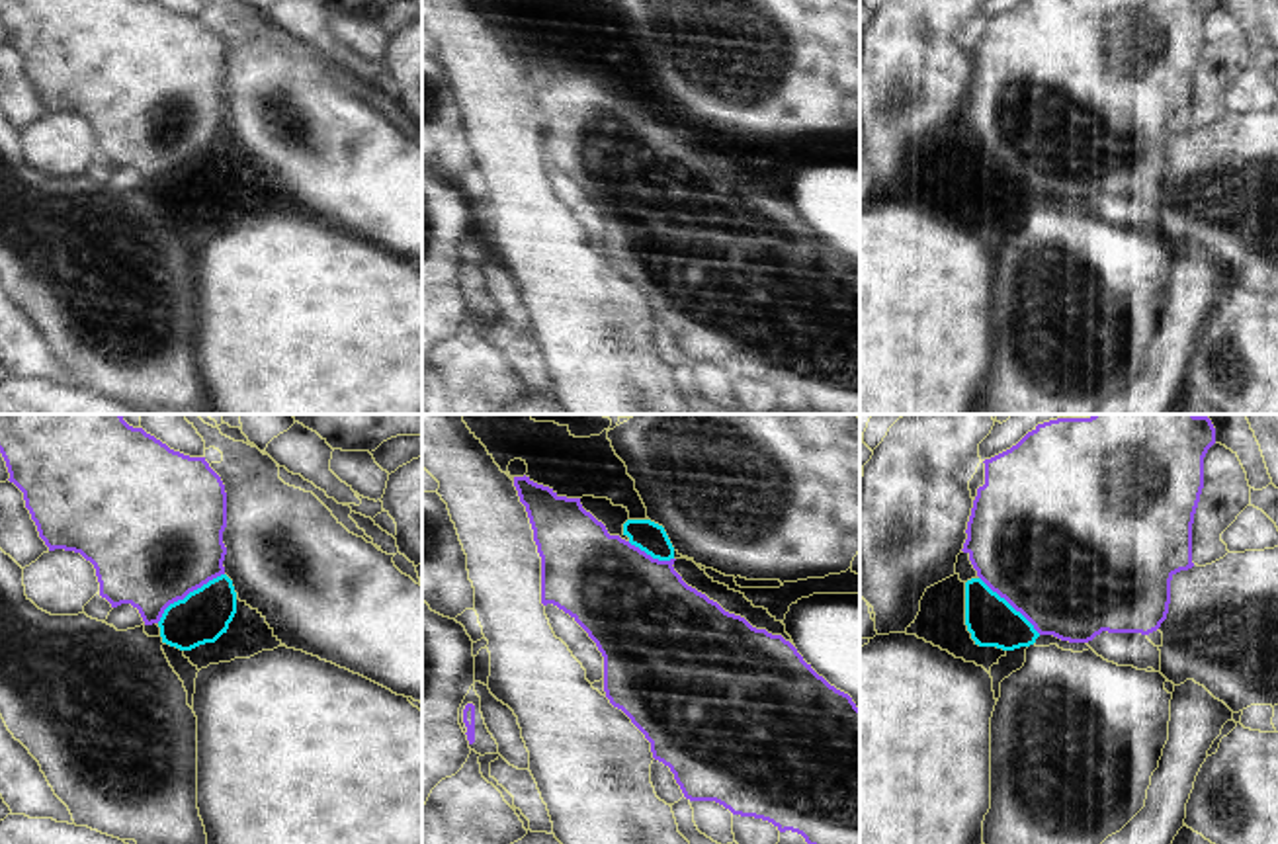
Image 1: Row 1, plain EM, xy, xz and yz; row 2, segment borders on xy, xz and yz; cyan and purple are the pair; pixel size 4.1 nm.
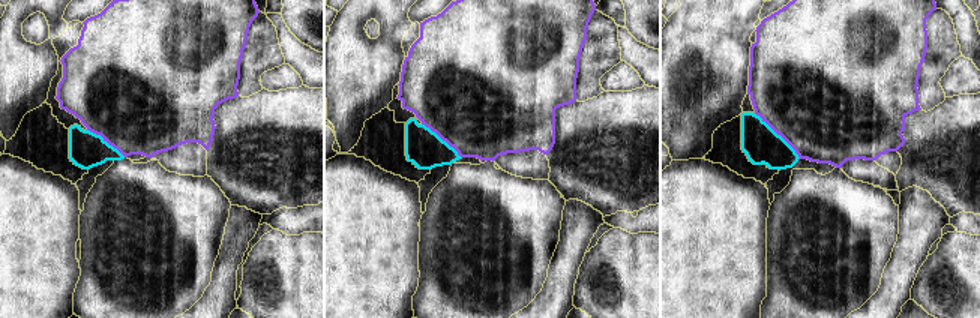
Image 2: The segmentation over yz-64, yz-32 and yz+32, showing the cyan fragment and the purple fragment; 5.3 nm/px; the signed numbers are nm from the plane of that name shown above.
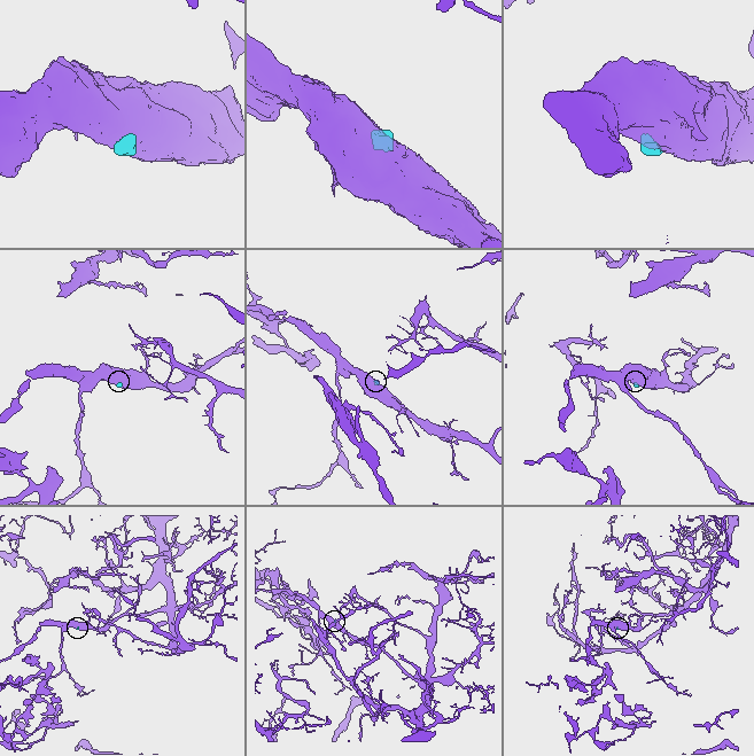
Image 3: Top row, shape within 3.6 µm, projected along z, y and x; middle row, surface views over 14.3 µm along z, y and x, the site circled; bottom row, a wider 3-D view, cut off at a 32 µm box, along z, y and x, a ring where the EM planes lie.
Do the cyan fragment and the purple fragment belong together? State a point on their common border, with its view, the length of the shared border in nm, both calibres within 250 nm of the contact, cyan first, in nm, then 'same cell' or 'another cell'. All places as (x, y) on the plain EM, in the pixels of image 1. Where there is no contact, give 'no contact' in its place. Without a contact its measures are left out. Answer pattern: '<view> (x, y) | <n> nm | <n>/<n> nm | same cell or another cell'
xy (190, 155) | 340 nm | 220/500 nm | same cell

